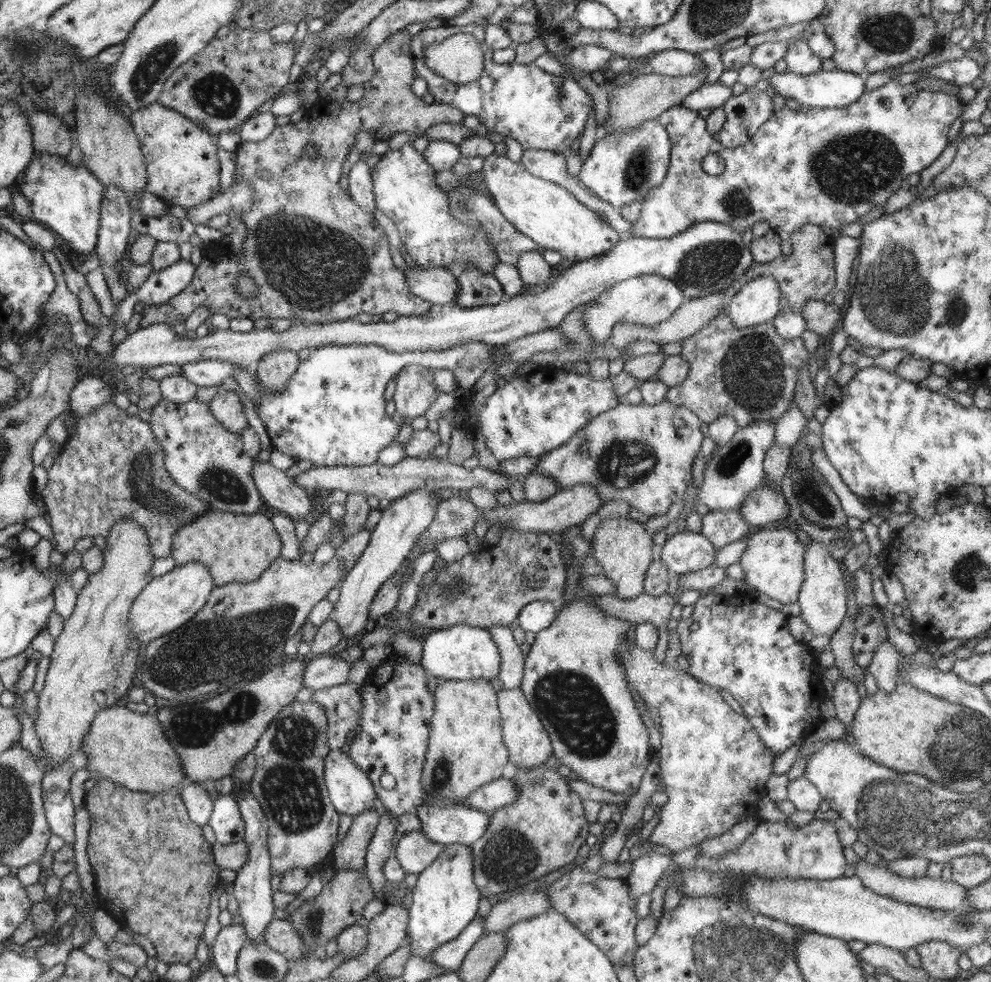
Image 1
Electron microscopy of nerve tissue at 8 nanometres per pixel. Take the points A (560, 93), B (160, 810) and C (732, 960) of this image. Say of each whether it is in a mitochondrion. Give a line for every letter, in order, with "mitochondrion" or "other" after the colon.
A: other
B: other
C: mitochondrion

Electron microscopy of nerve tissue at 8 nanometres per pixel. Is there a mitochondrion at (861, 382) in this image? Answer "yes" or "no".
no

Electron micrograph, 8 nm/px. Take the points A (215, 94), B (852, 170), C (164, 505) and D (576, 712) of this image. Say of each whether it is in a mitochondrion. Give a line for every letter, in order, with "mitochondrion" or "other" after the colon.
A: mitochondrion
B: mitochondrion
C: mitochondrion
D: mitochondrion

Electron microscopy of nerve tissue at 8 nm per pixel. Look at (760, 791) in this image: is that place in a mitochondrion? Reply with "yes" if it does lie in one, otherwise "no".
no

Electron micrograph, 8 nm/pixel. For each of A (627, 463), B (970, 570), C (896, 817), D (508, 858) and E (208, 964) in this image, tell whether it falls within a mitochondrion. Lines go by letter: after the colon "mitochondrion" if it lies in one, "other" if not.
A: mitochondrion
B: mitochondrion
C: mitochondrion
D: mitochondrion
E: other

